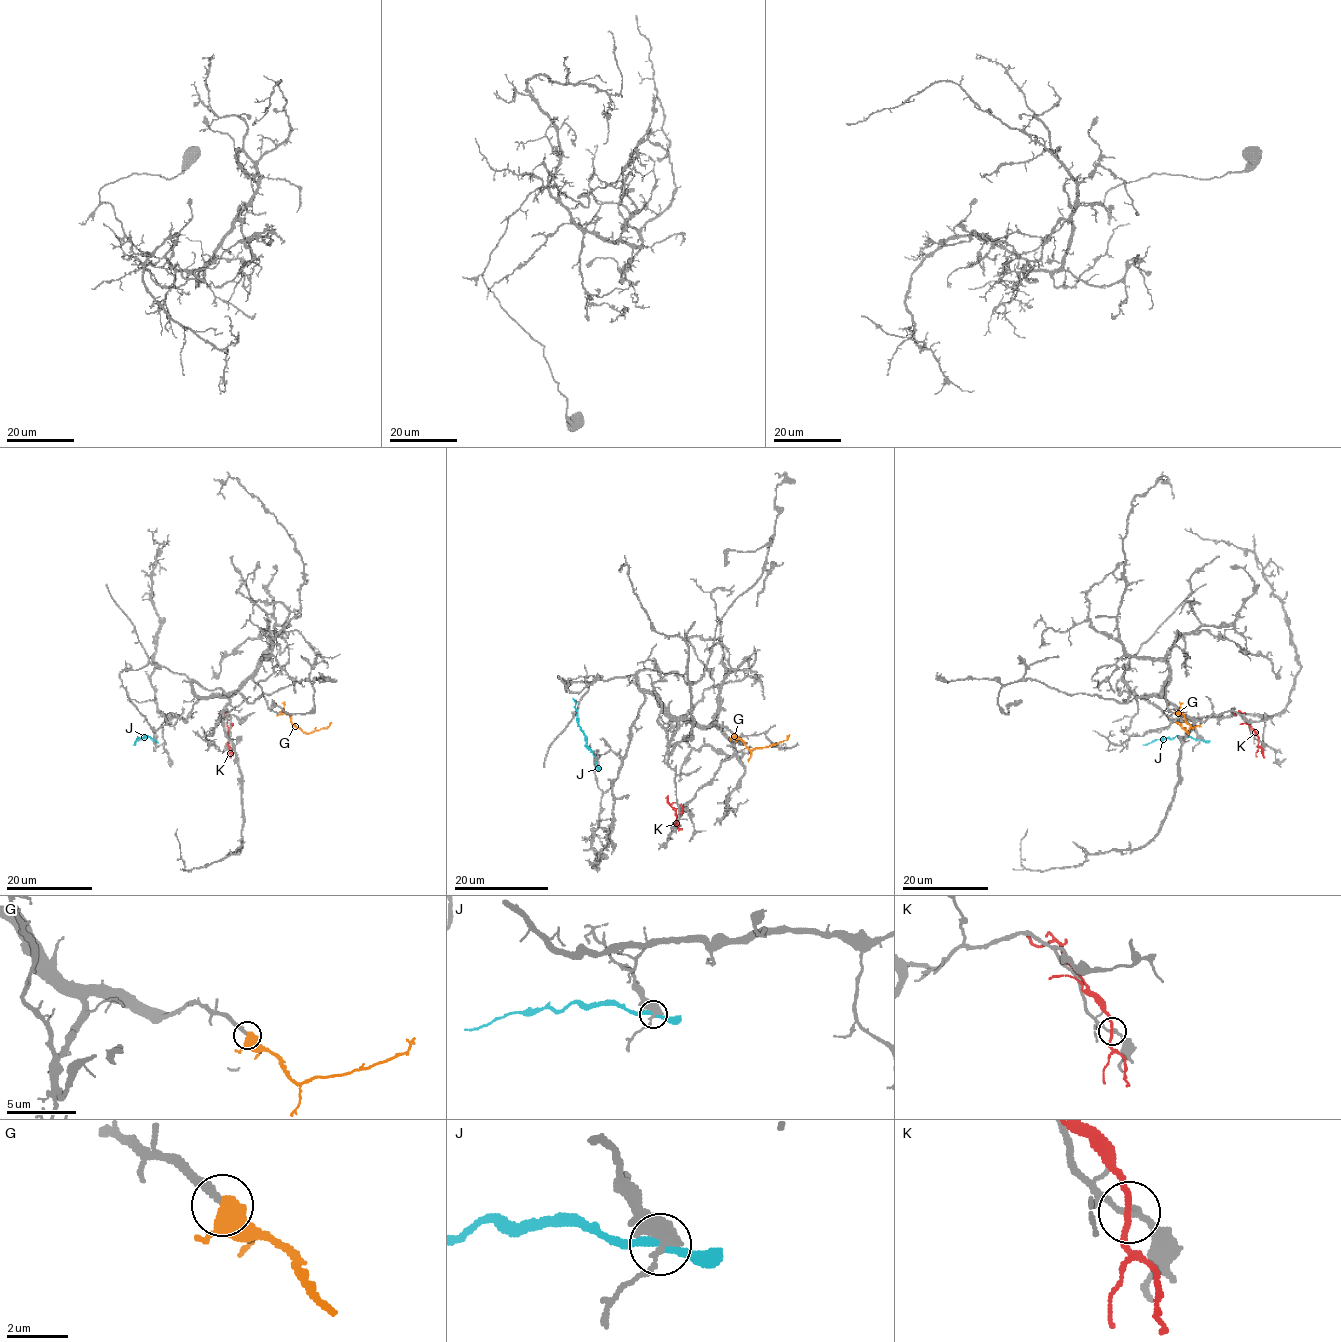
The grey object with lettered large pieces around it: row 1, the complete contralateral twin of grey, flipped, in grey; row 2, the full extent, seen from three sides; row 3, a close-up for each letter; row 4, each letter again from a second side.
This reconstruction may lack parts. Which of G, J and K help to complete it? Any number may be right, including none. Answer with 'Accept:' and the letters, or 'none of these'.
Accept: G

